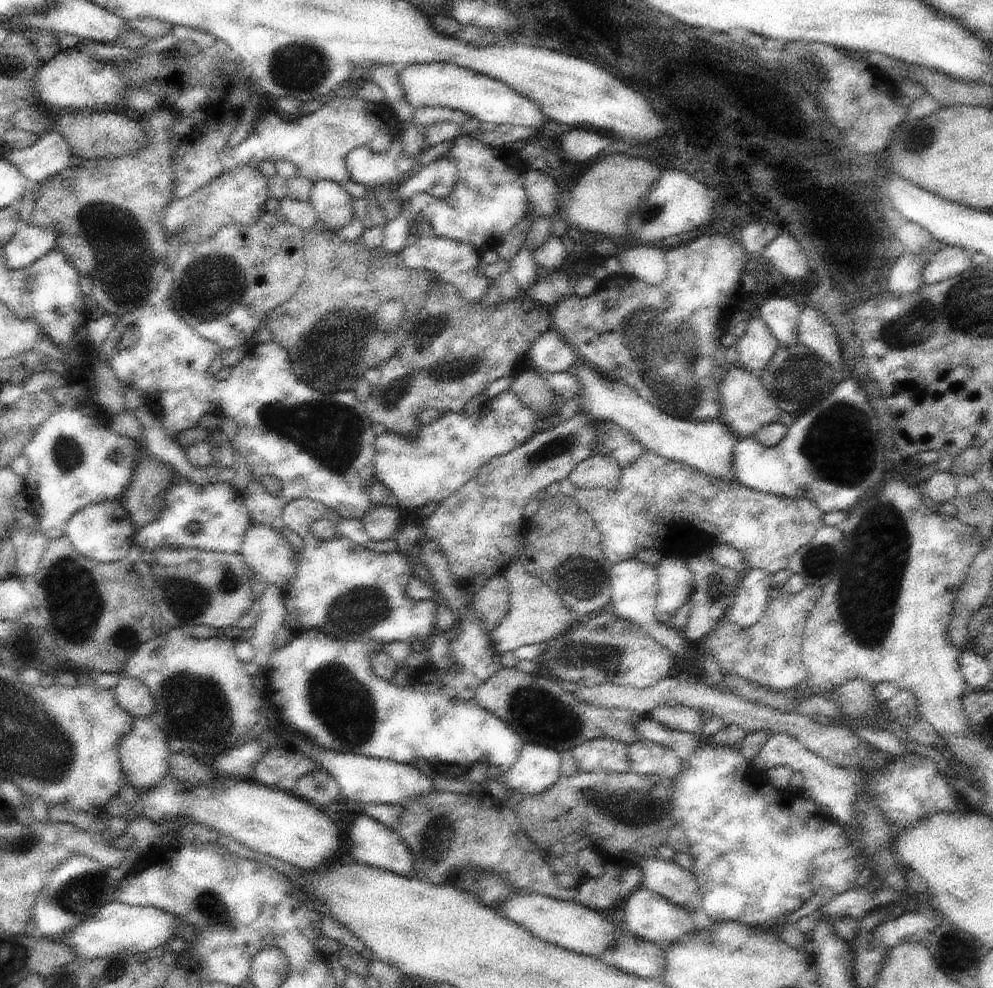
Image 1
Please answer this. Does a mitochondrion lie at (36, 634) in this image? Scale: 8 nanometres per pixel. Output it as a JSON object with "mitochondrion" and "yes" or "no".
{"mitochondrion":"no"}

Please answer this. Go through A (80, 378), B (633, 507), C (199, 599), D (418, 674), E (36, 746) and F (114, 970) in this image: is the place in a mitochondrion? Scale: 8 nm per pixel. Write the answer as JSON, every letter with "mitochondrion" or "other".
{"A":"other","B":"other","C":"mitochondrion","D":"other","E":"mitochondrion","F":"mitochondrion"}

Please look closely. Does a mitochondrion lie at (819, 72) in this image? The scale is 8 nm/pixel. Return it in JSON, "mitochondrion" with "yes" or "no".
{"mitochondrion":"yes"}

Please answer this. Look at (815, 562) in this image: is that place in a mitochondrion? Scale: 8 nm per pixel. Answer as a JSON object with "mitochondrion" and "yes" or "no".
{"mitochondrion":"yes"}

